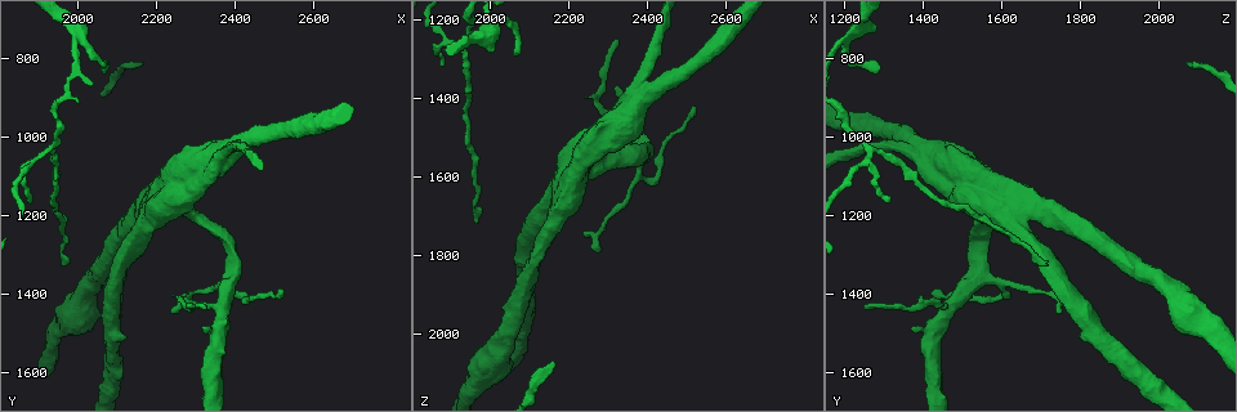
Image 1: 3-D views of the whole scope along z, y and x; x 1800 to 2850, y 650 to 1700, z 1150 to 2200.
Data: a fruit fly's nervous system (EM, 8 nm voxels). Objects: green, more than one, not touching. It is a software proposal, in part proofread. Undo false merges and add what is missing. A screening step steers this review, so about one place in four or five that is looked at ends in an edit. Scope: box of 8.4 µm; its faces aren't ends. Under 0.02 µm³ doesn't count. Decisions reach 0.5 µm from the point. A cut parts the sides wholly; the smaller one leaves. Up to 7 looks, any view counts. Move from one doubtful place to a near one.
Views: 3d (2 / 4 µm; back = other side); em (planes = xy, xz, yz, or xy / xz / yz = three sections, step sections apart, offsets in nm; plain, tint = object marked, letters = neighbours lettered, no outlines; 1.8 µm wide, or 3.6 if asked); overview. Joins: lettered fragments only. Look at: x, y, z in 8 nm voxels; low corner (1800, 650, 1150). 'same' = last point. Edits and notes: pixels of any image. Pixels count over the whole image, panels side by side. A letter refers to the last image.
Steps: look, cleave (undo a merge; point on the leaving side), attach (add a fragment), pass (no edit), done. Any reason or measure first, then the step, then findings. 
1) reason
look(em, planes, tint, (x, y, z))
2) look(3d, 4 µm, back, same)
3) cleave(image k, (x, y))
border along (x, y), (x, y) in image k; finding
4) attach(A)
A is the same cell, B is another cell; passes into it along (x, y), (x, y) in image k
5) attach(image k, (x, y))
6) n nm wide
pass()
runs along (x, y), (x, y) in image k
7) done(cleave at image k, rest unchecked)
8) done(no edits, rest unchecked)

sudden change in width
look(em, xz, step 8, letters, (2000, 730, 1220))

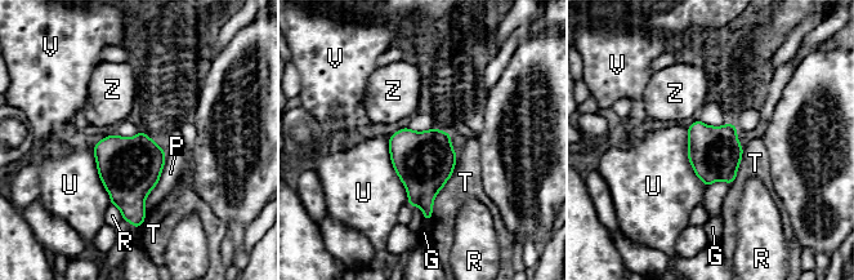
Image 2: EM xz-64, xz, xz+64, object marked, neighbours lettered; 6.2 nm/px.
320 nm wide
pass()
G, P, R, T, U, V and Z are other cells; border along (389, 136), (390, 163), (408, 204) in image 2; all the same neuron

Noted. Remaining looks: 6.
three arms meet
look(em, xz, step 16, tint, (2405, 1025, 1375))

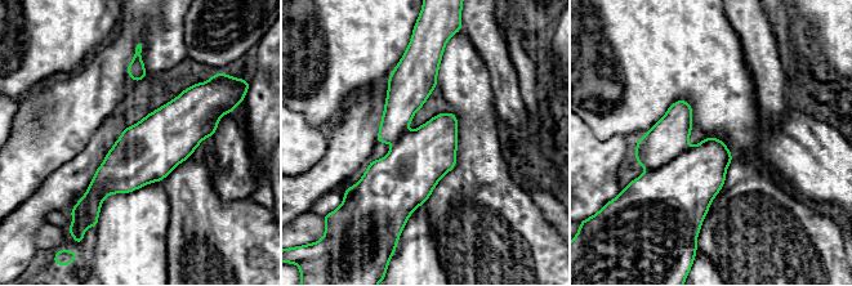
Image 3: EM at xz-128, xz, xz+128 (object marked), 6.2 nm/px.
look(em, planes, letters, same)

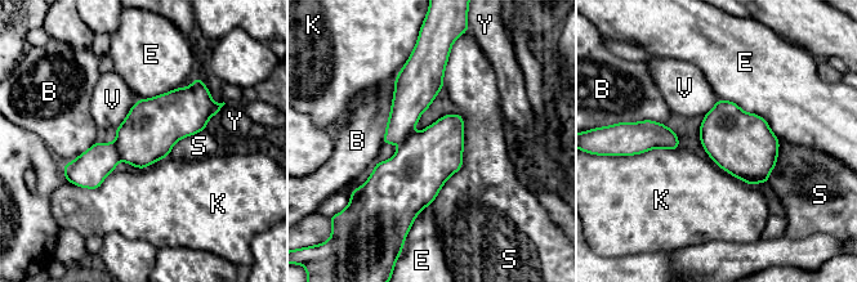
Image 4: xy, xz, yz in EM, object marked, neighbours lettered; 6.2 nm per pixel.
360 nm wide
pass()
B, E, K, S, V and Y are other cells; runs along (211, 108), (170, 116), (71, 170) in image 4; continuous, no second neuron

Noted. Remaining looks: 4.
a fork
look(em, planes, letters, (2205, 1155, 1645))

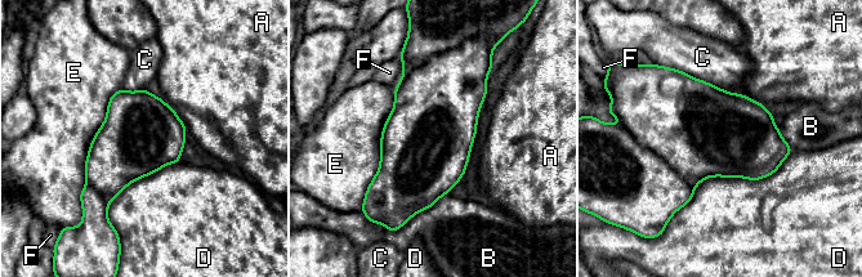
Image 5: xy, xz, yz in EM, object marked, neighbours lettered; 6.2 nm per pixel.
480 nm wide; D touches over 850 nm
pass()
A, B, C, D, E and F are other cells; all the same neuron

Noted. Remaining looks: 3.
done(no edits, rest unchecked)

